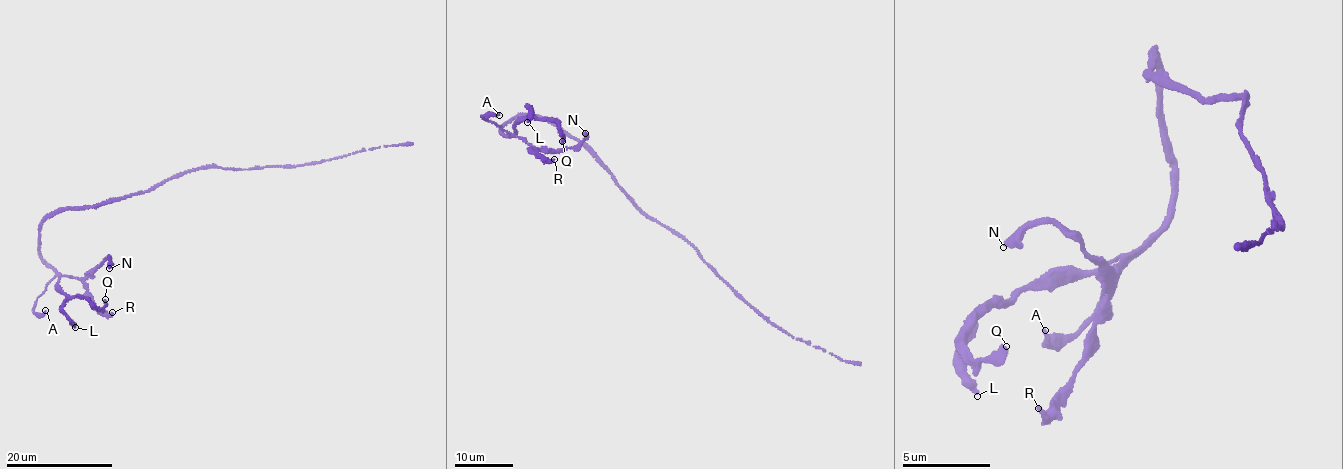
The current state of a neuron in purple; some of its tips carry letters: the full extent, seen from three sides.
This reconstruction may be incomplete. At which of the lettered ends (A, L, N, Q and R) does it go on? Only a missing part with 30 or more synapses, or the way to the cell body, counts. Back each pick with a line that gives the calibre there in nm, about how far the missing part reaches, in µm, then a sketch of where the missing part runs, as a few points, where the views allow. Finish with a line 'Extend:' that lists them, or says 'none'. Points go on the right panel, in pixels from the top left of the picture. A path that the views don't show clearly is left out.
Extend: none

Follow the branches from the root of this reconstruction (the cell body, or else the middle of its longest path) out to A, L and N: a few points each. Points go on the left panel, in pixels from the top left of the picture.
A: (153, 189), (66, 207), (47, 218), (38, 254), (56, 273), (34, 309), (42, 315), (45, 310)
L: (153, 189), (66, 207), (41, 225), (38, 254), (56, 269), (57, 285), (66, 298), (61, 310), (75, 327)
N: (153, 189), (94, 206), (66, 207), (41, 225), (38, 254), (57, 272), (81, 279), (108, 256), (109, 268)

